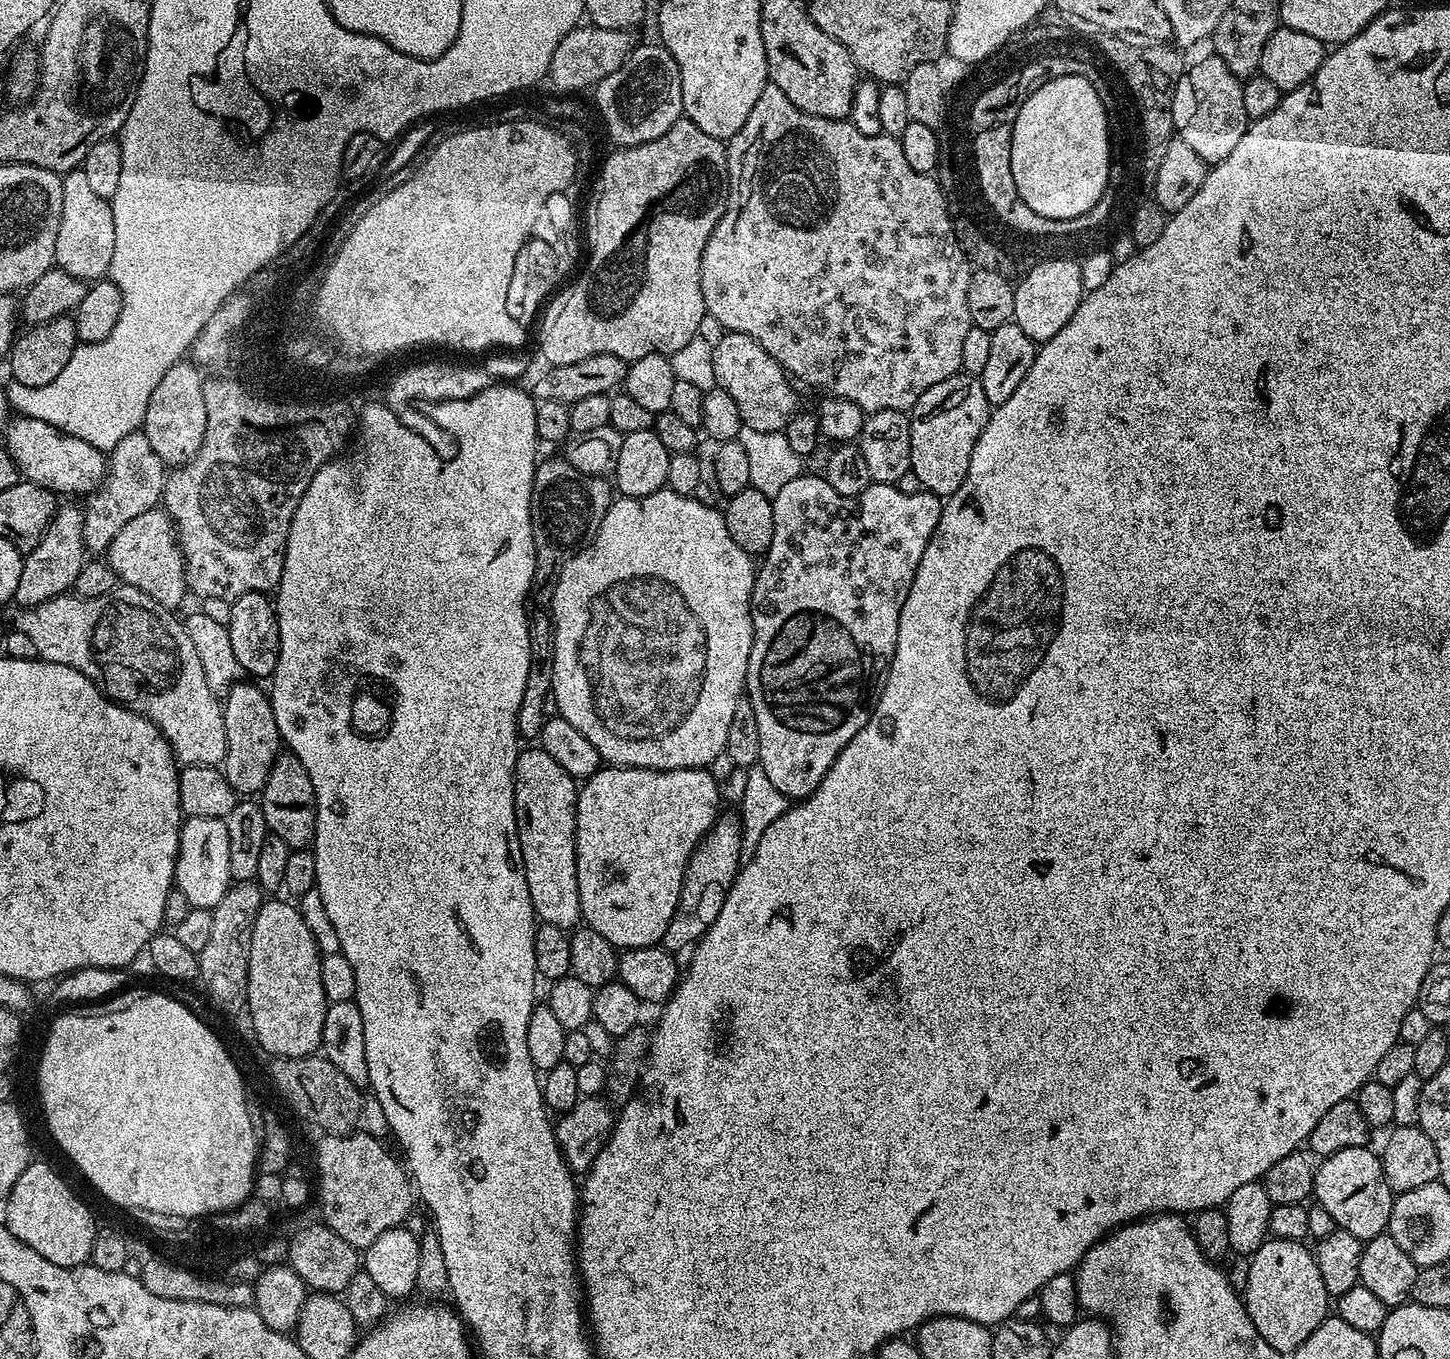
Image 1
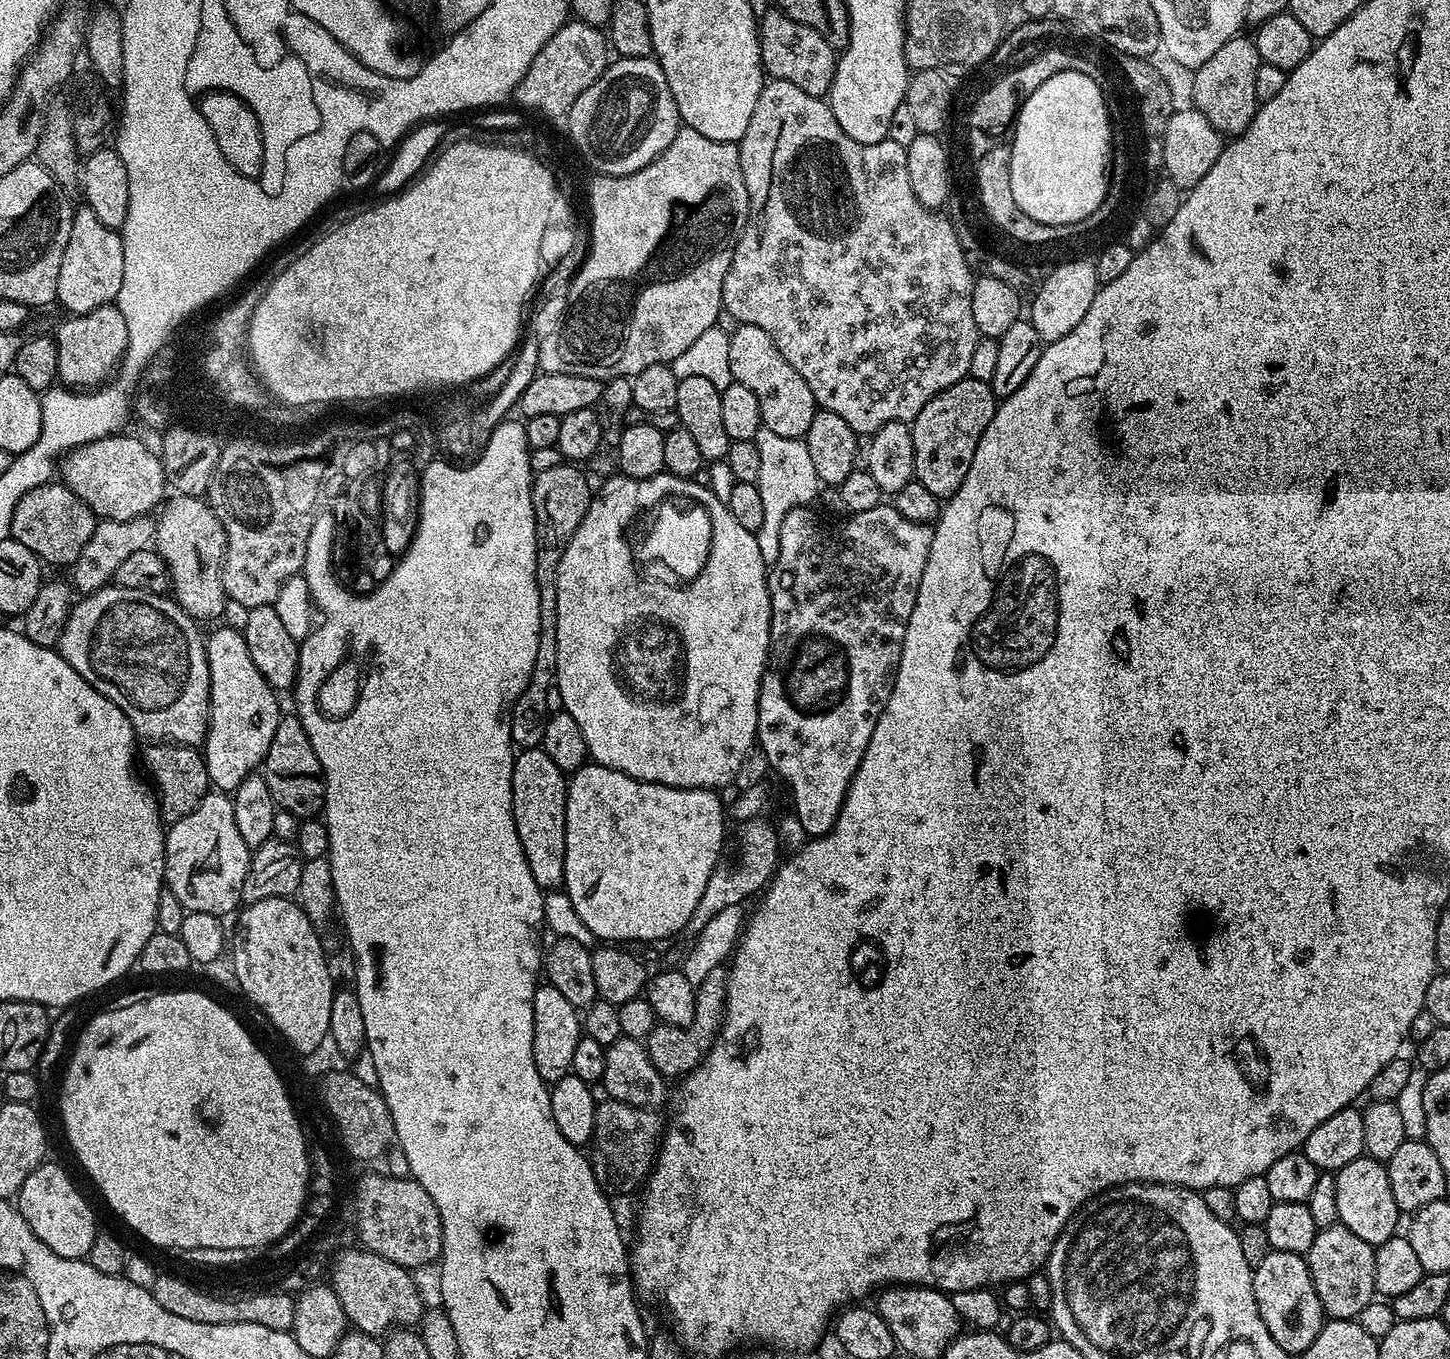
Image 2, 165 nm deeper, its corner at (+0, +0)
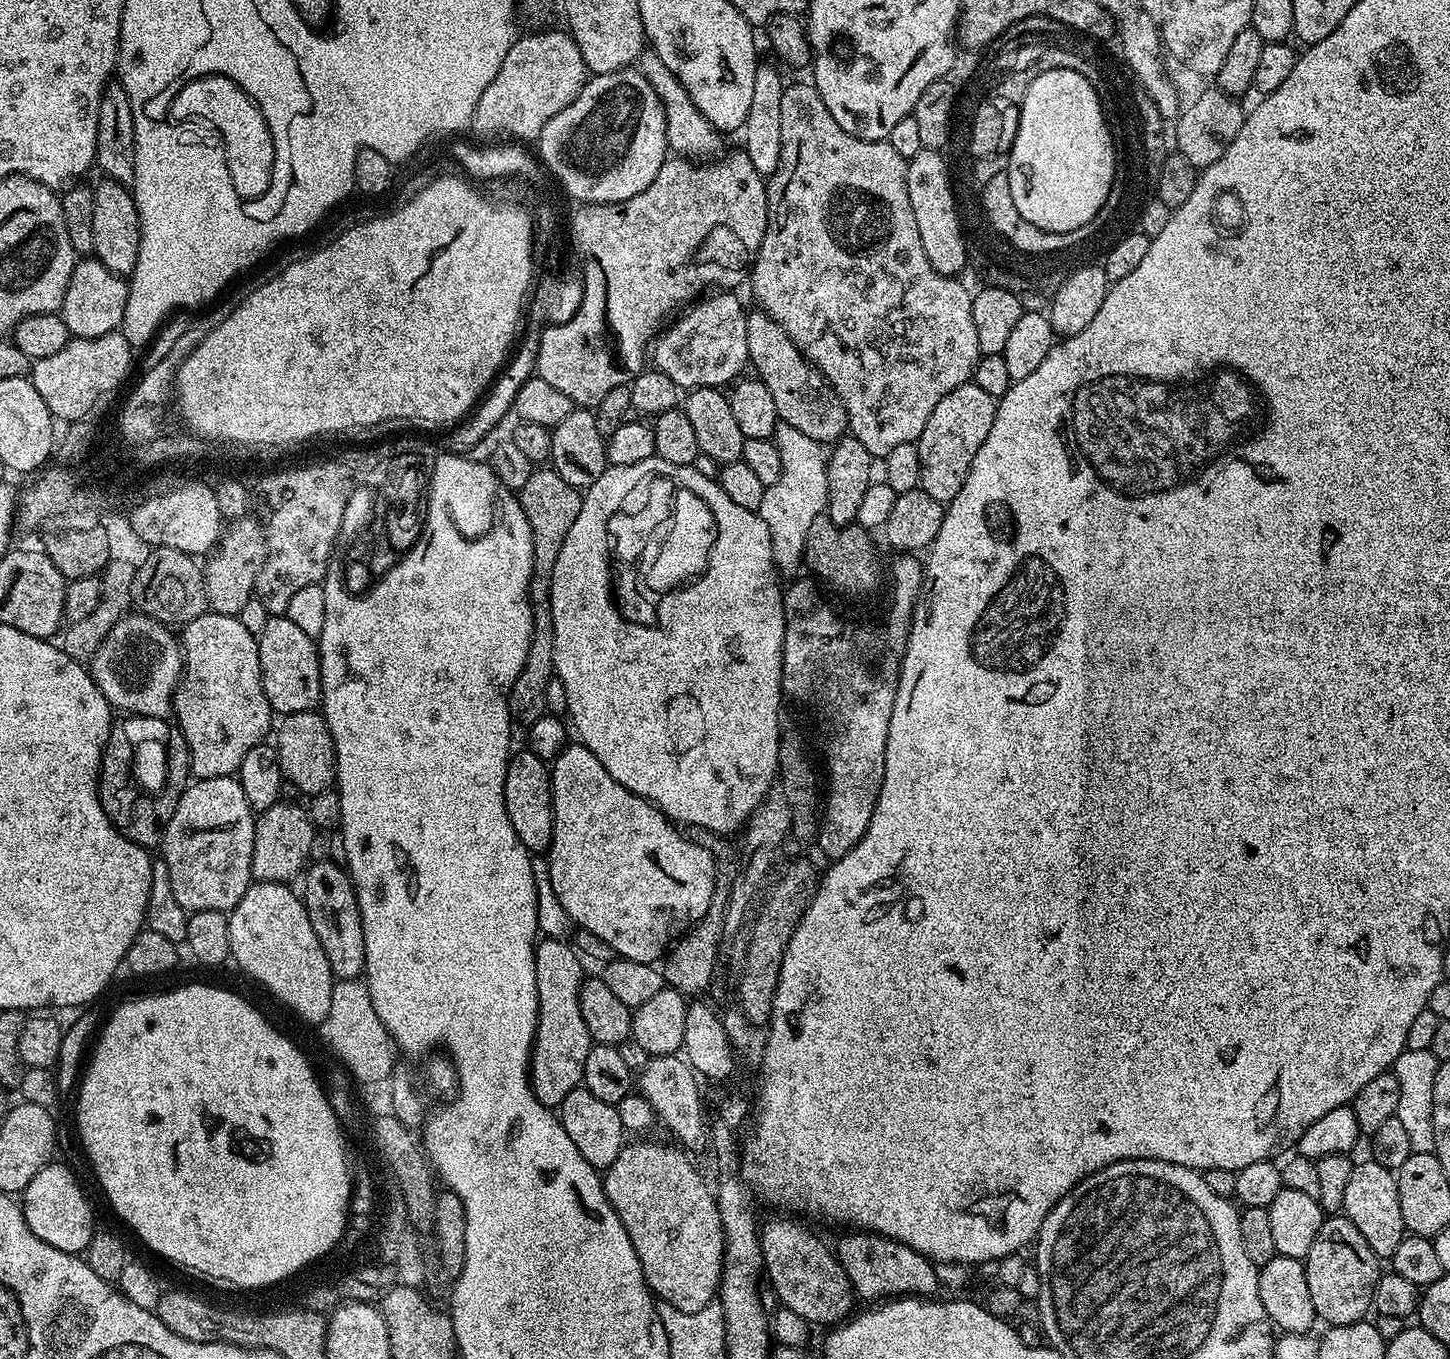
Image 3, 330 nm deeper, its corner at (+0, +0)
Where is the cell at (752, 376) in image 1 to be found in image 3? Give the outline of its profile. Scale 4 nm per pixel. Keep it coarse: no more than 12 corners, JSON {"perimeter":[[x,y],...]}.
{"perimeter":[[759,310],[746,346],[780,423],[825,446],[846,406],[795,342]]}

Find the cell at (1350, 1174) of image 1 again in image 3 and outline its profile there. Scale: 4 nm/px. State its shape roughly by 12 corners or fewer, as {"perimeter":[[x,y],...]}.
{"perimeter":[[1357,1163],[1343,1215],[1390,1258],[1406,1235],[1391,1168]]}

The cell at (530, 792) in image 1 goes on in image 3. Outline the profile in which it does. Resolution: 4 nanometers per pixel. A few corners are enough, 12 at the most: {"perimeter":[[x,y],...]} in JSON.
{"perimeter":[[513,751],[506,814],[533,854],[552,844],[552,773],[538,754]]}

